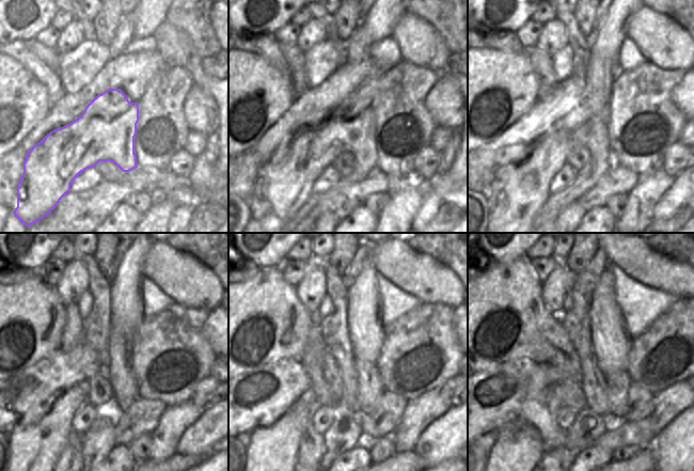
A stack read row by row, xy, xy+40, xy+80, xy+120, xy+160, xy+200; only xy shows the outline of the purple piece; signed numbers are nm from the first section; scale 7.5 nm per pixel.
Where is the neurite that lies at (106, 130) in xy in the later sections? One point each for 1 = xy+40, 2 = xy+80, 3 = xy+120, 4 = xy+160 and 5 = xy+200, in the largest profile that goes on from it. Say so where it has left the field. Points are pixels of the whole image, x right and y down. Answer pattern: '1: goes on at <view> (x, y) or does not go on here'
1: goes on at xy+40 (282, 186)
2: goes on at xy+80 (518, 192)
3: goes on at xy+120 (33, 449)
4: goes on at xy+160 (272, 450)
5: goes on at xy+200 (520, 450)

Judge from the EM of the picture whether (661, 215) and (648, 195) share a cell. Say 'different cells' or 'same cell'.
different cells

